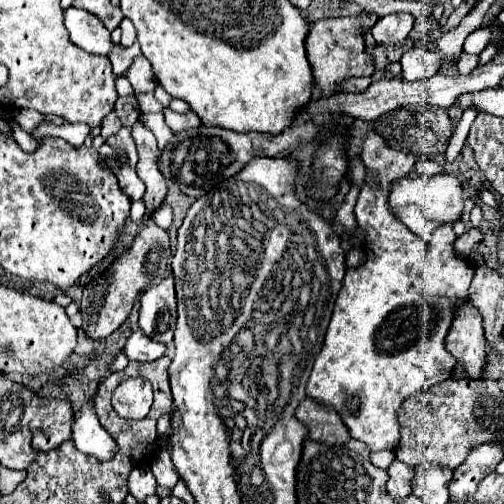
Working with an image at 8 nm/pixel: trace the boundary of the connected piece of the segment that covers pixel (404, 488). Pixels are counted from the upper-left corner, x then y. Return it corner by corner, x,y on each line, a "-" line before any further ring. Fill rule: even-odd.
394,459
392,465
388,467
388,475
390,475
390,479
388,479
386,489
394,499
400,499
400,497
406,497
412,493
410,483
414,479
414,467
402,463
400,459

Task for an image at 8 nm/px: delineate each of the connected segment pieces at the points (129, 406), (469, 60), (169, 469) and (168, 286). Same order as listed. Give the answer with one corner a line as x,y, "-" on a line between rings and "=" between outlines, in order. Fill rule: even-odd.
128,379
118,385
112,405
120,417
144,419
152,407
152,387
146,379
=
462,53
460,59
458,59
458,63
456,63
456,67
458,67
458,71
460,71
462,75
474,71
476,65
478,65
478,55
468,55
468,53
=
166,451
158,453
158,455
152,459
150,467
152,467
152,473
154,473
158,485
172,489
172,487
178,483
178,473
176,473
176,469
174,469
174,465
172,465
172,461
170,461
170,455
168,455
=
164,277
140,297
140,329
158,343
170,343
176,329
174,277

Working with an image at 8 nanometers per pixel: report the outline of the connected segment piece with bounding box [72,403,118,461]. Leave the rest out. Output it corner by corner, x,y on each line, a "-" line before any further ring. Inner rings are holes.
88,403
86,407
82,407
80,417
74,419
72,437
74,437
76,449
88,455
94,455
100,461
110,461
118,453
118,443
100,425
94,413
94,403

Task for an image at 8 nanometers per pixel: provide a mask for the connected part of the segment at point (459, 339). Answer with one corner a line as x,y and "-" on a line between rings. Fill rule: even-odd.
474,305
458,309
450,335
446,337
446,349
456,357
456,363
470,379
480,379
488,363
488,343
484,337
482,315

